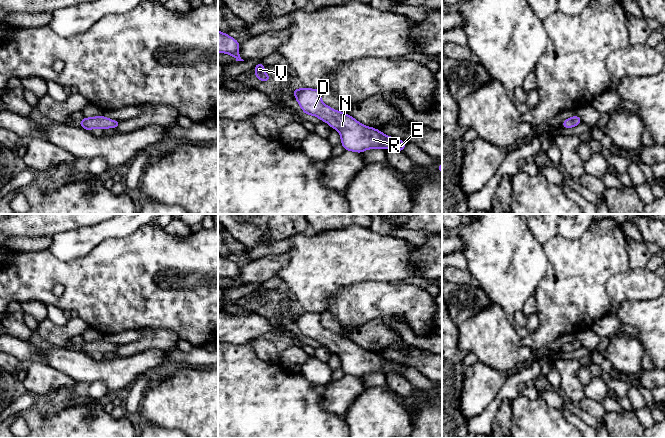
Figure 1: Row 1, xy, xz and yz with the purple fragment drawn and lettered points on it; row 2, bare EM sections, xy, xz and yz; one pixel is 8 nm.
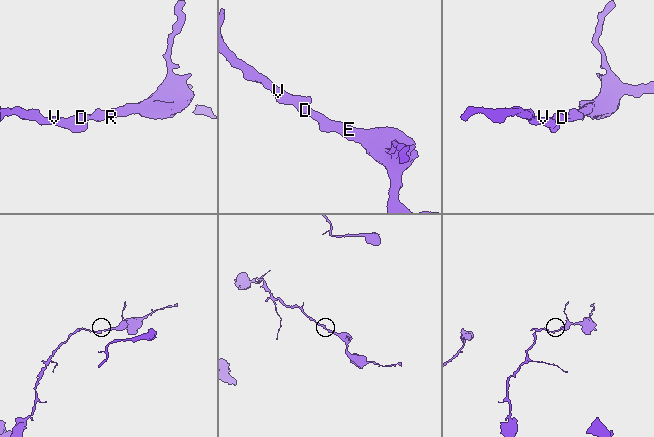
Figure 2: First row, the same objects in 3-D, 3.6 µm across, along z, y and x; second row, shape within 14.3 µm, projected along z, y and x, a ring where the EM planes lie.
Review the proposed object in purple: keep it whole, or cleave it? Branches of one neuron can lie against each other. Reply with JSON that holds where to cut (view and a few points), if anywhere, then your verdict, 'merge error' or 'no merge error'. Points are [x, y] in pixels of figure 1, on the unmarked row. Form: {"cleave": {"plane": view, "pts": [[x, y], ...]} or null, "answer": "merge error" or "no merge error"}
{"cleave": null, "answer": "no merge error"}

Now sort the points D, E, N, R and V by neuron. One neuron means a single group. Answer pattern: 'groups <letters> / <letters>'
groups D E N R V

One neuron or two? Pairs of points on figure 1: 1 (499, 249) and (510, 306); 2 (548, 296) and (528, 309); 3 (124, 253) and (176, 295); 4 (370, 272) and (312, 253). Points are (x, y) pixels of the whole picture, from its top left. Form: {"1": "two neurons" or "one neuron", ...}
{"1": "one neuron", "2": "two neurons", "3": "one neuron", "4": "one neuron"}

